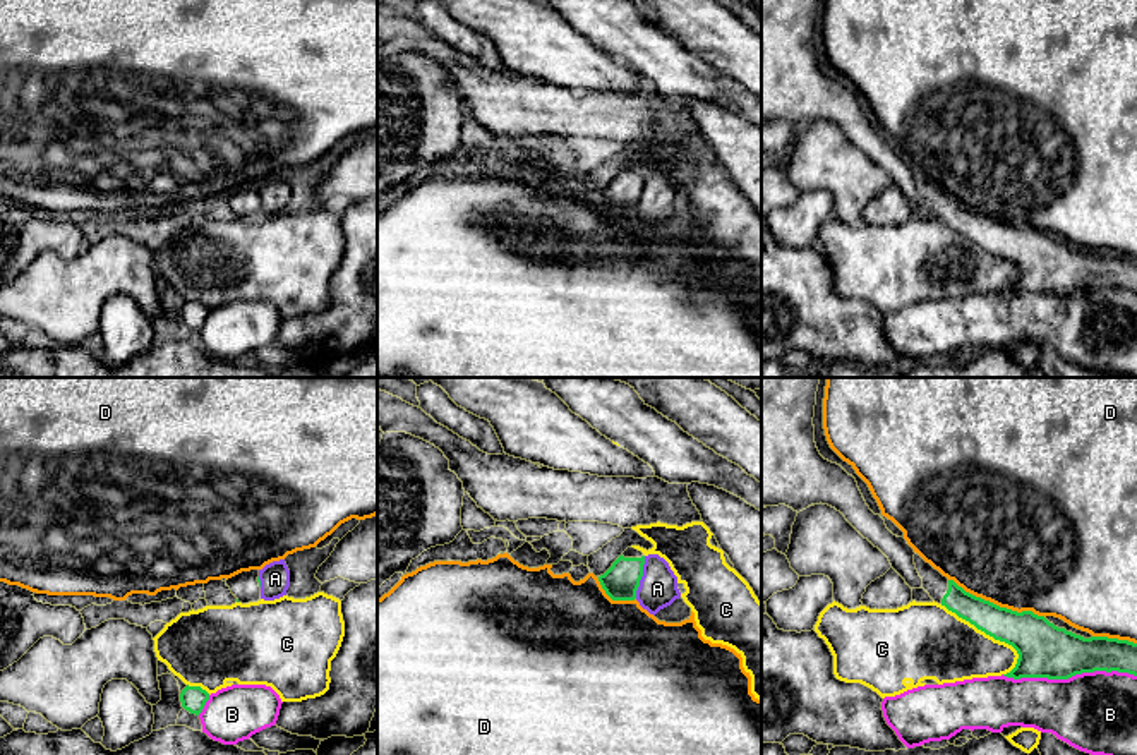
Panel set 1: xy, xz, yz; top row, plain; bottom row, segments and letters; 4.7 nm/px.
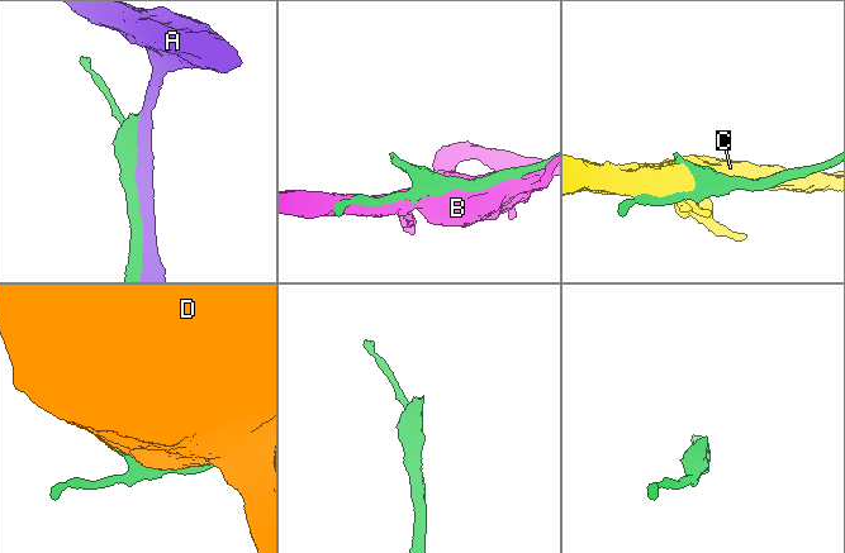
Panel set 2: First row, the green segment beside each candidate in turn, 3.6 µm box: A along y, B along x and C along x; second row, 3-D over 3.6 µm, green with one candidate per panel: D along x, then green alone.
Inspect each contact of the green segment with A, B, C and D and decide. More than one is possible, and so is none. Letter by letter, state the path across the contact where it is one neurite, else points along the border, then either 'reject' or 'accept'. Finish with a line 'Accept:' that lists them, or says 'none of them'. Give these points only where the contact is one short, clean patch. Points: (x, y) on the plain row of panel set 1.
A: reject
B: reject
C: reject
D: reject
Accept: none of them

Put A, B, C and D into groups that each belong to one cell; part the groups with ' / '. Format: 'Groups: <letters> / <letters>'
Groups: A / B / C / D

